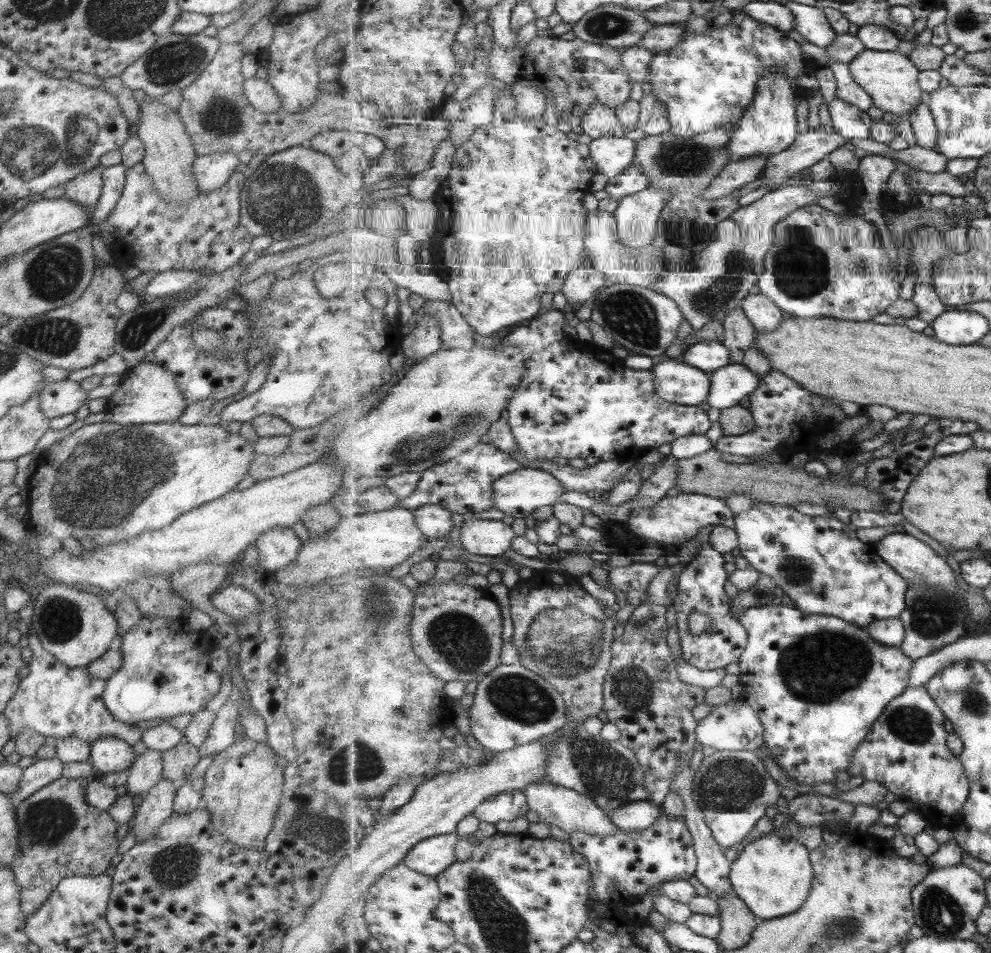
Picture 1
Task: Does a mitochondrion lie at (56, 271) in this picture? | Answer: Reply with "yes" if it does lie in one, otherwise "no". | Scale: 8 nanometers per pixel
yes

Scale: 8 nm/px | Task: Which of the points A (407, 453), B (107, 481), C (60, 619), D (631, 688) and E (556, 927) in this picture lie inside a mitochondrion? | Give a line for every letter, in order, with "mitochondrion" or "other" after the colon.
A: mitochondrion
B: mitochondrion
C: mitochondrion
D: mitochondrion
E: other

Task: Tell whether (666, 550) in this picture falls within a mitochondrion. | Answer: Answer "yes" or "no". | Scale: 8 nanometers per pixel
no

